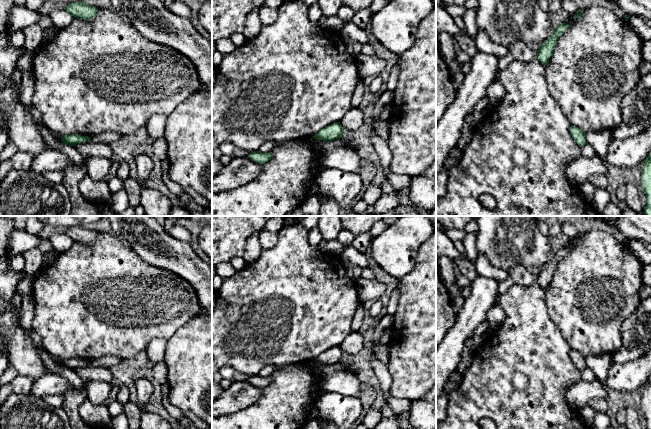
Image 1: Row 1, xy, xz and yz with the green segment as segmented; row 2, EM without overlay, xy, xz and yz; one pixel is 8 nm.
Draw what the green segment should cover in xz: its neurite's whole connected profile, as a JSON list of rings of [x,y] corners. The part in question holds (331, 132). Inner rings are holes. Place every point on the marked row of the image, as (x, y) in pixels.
[[[340,122],[333,123],[321,129],[318,133],[312,136],[314,139],[324,140],[329,142],[335,139],[340,139],[343,132],[343,127]]]

